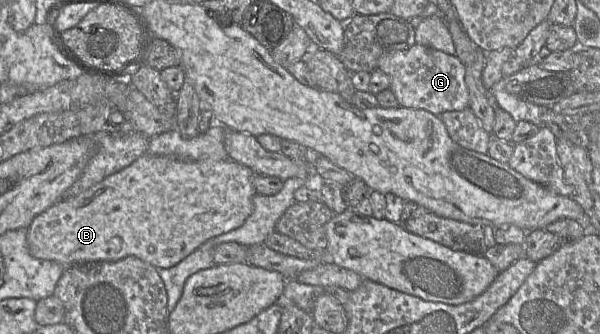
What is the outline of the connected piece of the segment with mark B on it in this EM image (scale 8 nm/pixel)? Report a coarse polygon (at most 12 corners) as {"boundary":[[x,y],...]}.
{"boundary":[[147,153],[37,215],[33,257],[157,269],[244,224],[252,169]]}

